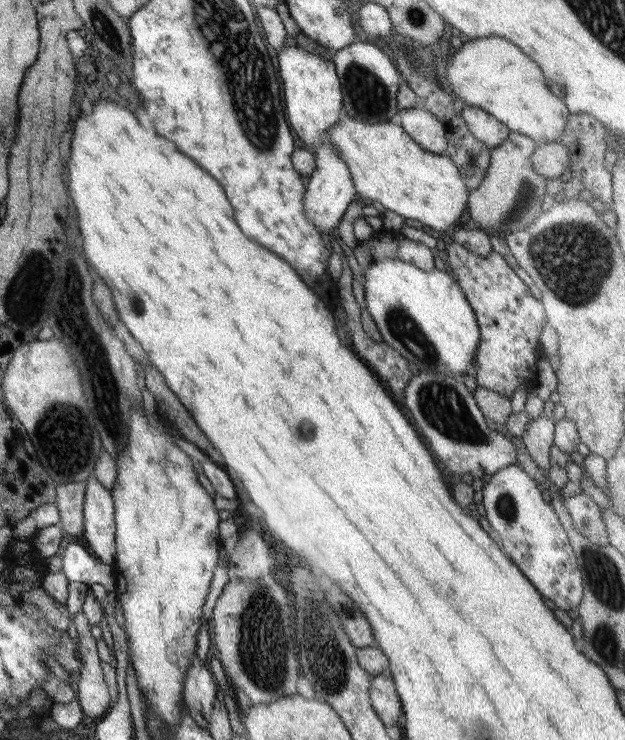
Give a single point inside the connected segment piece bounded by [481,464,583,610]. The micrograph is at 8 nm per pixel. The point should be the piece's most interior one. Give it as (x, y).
(517, 508)

